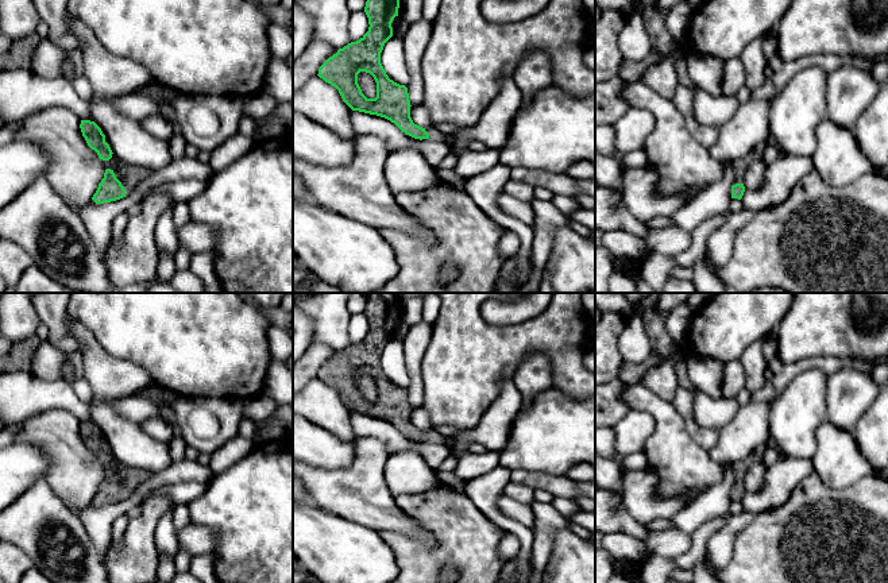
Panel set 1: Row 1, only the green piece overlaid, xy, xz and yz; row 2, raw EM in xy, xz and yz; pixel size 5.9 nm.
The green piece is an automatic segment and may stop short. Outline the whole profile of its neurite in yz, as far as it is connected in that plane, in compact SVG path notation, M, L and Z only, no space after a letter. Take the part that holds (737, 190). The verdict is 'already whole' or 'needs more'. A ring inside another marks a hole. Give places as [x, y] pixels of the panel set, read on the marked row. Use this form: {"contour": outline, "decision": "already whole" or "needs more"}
{"contour": "M752 152L746 154L744 158L733 162L734 181L731 186L731 198L741 200L745 192L744 175L748 167L754 162Z", "decision": "needs more"}

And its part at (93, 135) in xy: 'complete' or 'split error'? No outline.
split error

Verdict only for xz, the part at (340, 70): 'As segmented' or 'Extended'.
Extended

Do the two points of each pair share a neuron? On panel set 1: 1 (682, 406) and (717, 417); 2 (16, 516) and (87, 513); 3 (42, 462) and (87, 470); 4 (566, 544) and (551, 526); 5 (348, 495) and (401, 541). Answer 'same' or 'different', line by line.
1: different
2: different
3: different
4: different
5: different

